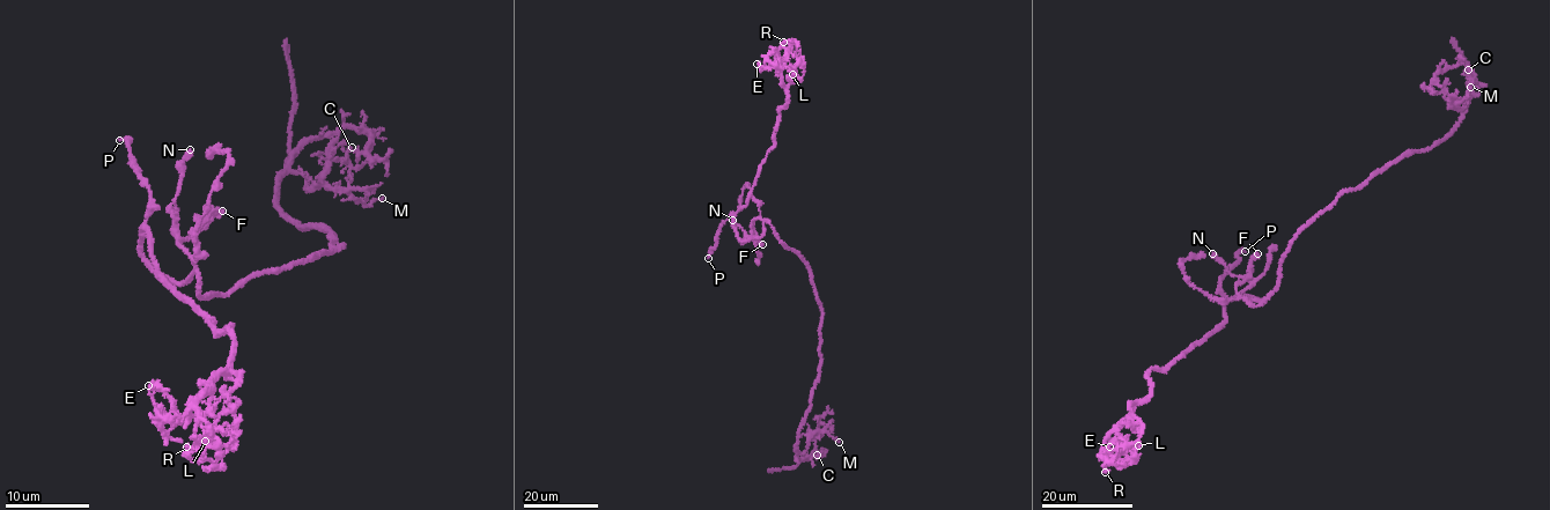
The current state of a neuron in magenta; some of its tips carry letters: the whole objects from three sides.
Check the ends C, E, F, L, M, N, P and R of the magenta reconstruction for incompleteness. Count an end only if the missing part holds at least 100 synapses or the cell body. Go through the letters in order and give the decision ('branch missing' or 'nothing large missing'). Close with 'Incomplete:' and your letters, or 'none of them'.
C: nothing large missing
E: nothing large missing
F: nothing large missing
L: nothing large missing
M: nothing large missing
N: nothing large missing
P: nothing large missing
R: nothing large missing
Incomplete: none of them

